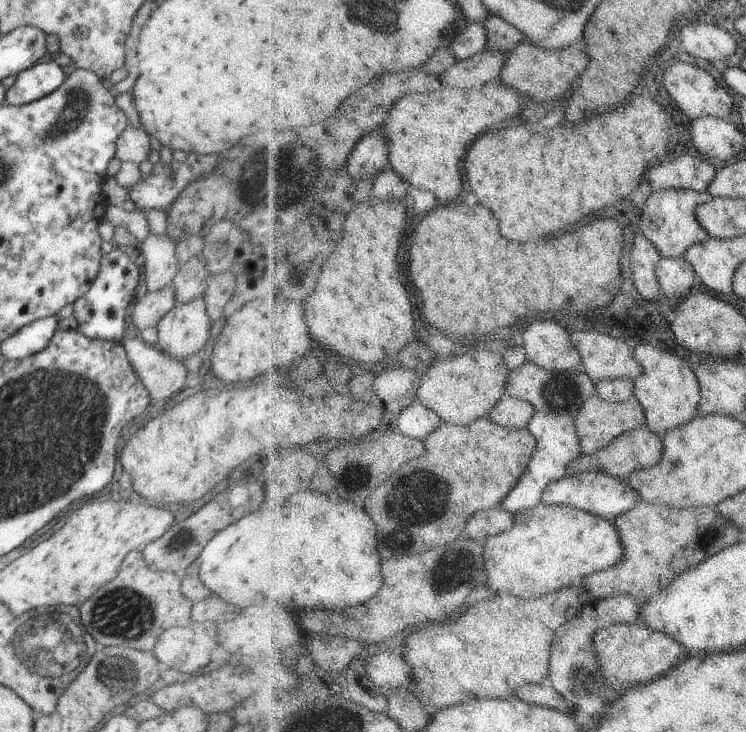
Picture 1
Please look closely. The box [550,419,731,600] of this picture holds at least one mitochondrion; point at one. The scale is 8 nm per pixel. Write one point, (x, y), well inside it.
(710, 536)

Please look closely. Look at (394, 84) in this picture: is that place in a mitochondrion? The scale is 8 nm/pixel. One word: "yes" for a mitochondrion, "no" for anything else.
no

